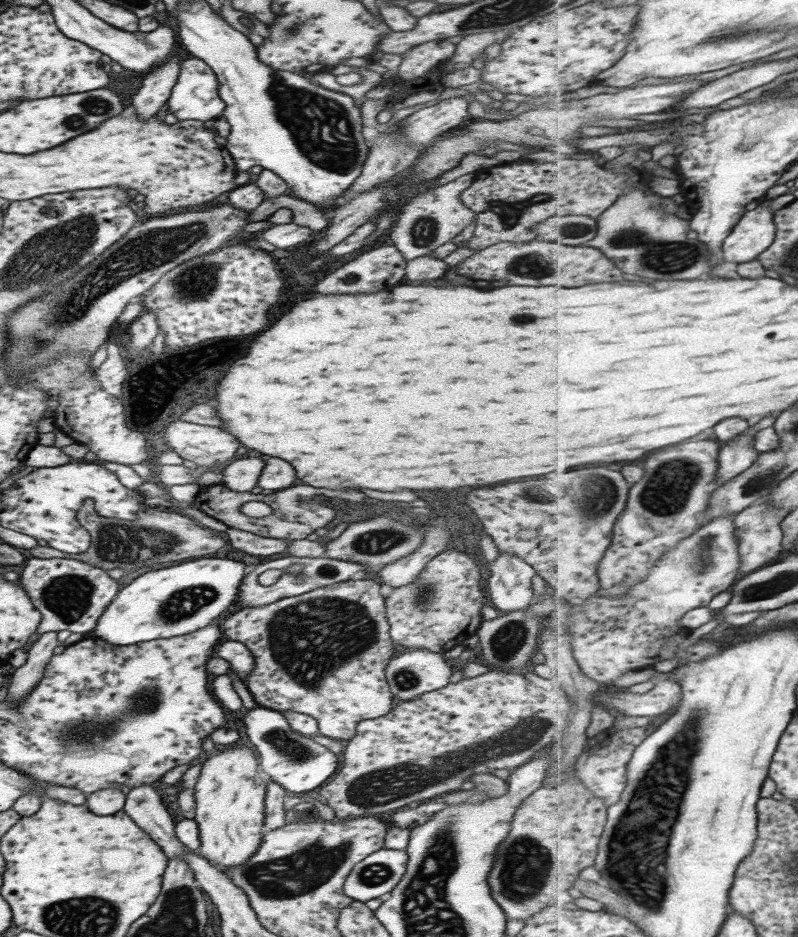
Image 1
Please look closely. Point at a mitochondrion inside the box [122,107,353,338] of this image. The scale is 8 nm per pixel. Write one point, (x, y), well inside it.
(197, 282)

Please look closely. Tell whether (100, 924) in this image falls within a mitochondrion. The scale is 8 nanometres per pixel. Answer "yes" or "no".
yes

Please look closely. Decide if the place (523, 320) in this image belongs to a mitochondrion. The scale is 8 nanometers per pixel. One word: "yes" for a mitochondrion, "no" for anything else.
no

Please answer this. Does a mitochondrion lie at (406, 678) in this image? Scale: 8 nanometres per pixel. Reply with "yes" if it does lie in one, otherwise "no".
yes

